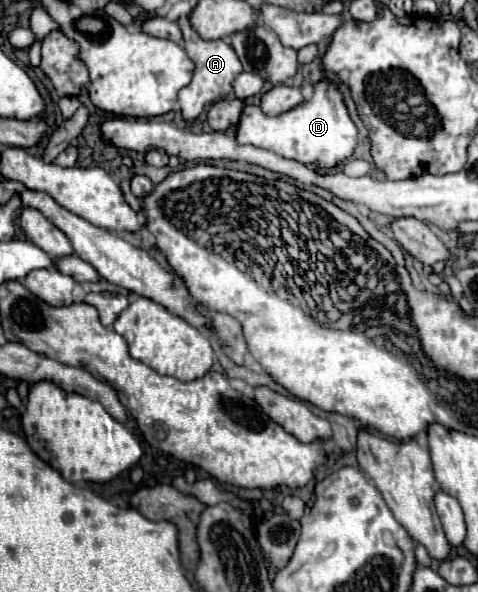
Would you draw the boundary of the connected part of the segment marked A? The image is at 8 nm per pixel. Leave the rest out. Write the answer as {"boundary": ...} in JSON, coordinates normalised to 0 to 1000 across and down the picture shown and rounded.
{"boundary":[[[374,30],[370,41],[379,44],[383,54],[383,68],[387,68],[387,88],[395,91],[400,105],[408,108],[408,122],[404,122],[404,135],[374,152],[374,182],[383,186],[387,203],[408,203],[429,179],[437,179],[437,172],[450,172],[454,166],[479,159],[487,149],[487,135],[496,125],[508,122],[508,111],[496,98],[496,88],[487,84],[487,78],[475,68],[425,68],[404,44],[395,41],[391,30]]]}

